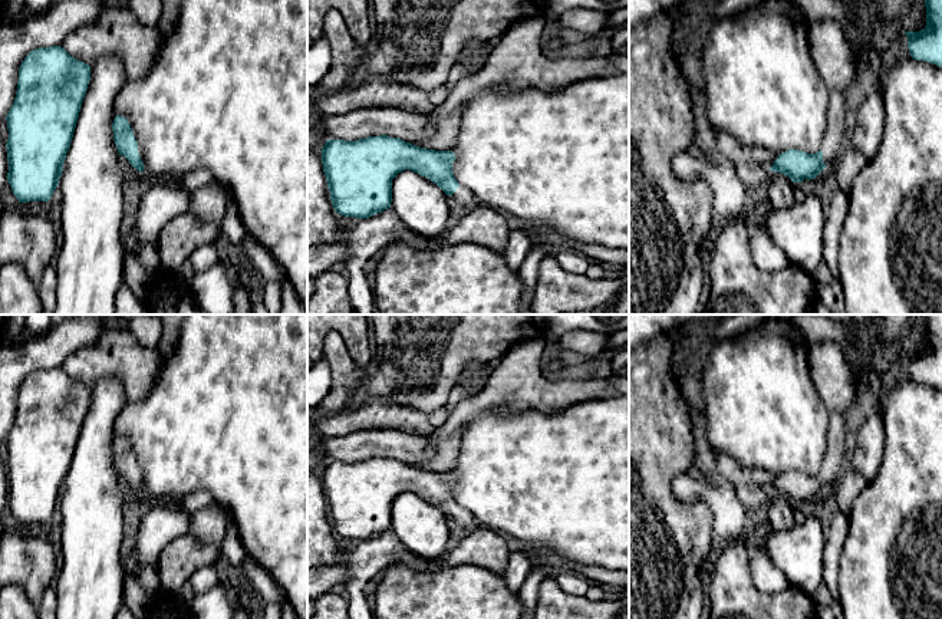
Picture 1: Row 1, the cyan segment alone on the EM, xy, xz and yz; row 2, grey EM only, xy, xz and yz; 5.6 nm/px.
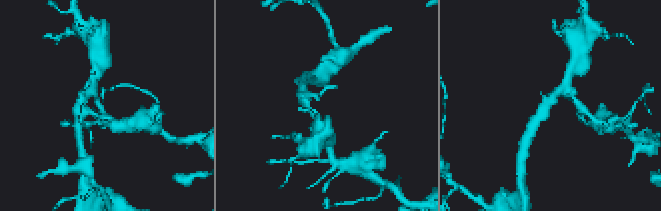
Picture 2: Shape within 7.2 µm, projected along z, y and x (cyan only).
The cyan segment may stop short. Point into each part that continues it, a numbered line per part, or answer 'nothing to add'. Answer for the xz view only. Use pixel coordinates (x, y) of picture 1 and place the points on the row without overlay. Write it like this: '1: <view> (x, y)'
1: xz (463, 517)

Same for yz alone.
1: yz (835, 460)

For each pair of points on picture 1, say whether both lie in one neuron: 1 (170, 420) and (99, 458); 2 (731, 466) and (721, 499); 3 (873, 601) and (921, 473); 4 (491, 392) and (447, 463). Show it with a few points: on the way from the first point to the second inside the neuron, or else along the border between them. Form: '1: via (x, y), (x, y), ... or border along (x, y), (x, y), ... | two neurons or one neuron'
1: border along (124, 404), (114, 424), (115, 437) | two neurons
2: border along (721, 480), (734, 486) | two neurons
3: via (873, 569), (873, 532), (901, 504) | one neuron
4: via (473, 407), (453, 427), (447, 444) | one neuron

